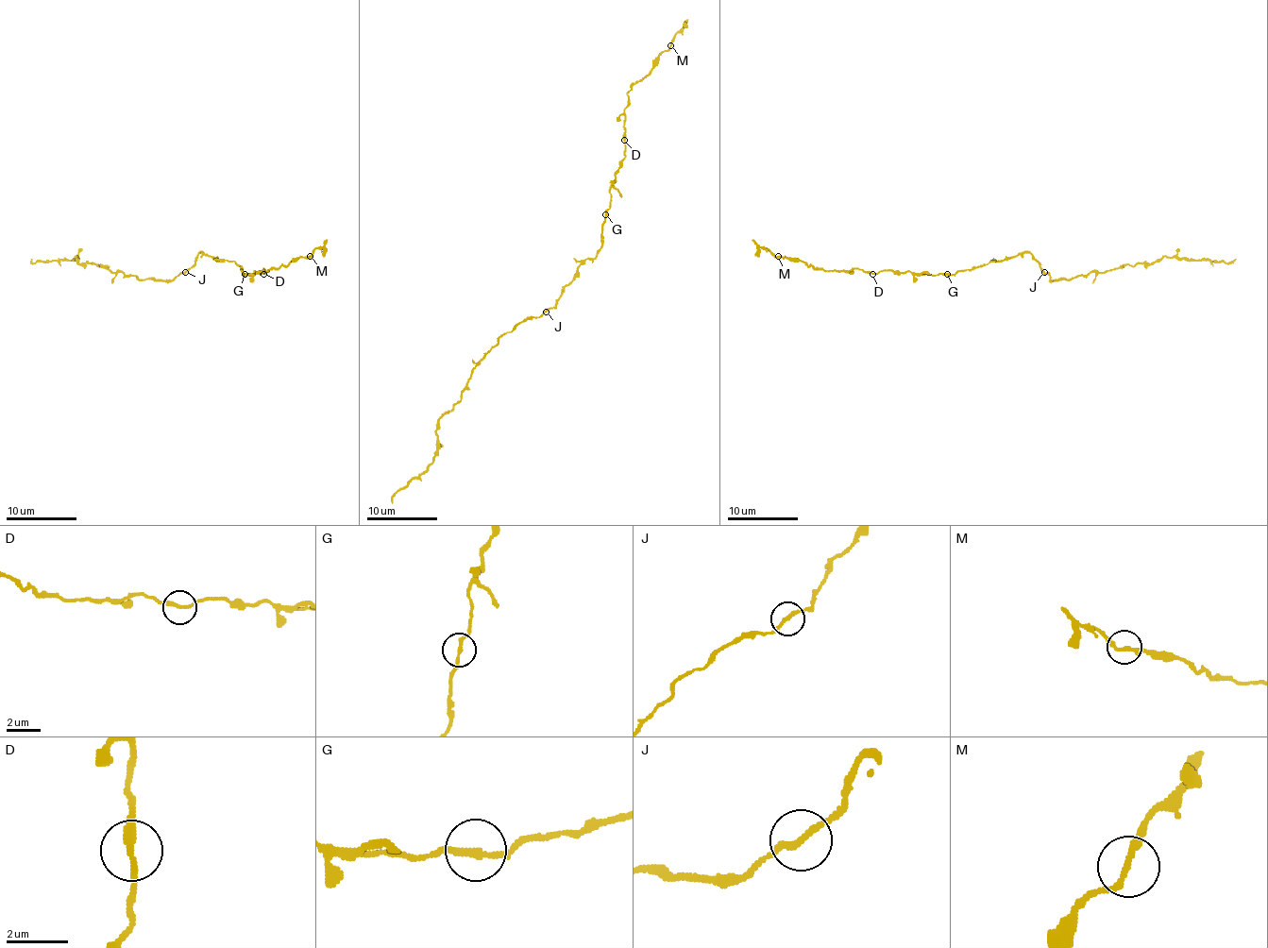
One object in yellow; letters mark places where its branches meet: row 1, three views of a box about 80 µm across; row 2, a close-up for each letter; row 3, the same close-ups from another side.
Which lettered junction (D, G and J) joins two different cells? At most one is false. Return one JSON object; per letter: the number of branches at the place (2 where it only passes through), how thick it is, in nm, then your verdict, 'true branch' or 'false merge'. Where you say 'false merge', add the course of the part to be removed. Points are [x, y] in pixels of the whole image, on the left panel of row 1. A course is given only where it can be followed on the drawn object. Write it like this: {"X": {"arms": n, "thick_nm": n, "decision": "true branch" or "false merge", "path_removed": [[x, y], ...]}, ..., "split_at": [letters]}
{"D": {"arms": 2, "thick_nm": 200, "decision": "true branch"}, "G": {"arms": 2, "thick_nm": 200, "decision": "true branch"}, "J": {"arms": 2, "thick_nm": 200, "decision": "true branch"}, "split_at": []}

